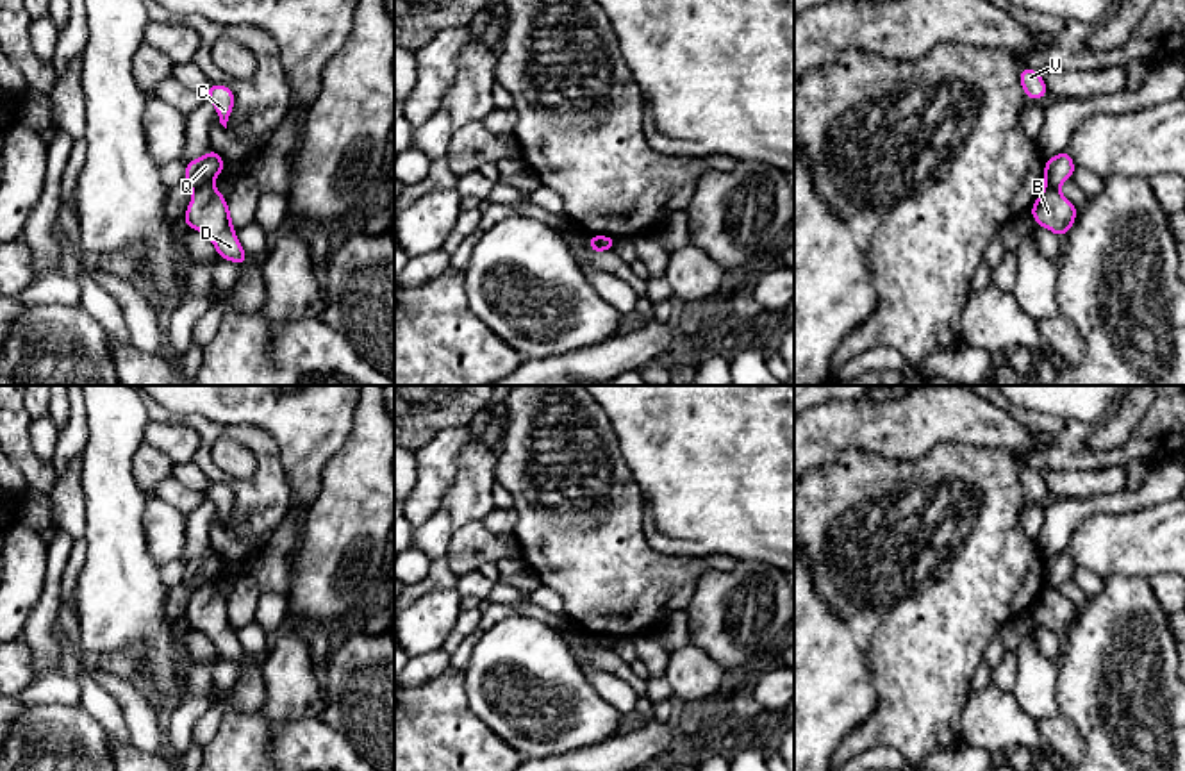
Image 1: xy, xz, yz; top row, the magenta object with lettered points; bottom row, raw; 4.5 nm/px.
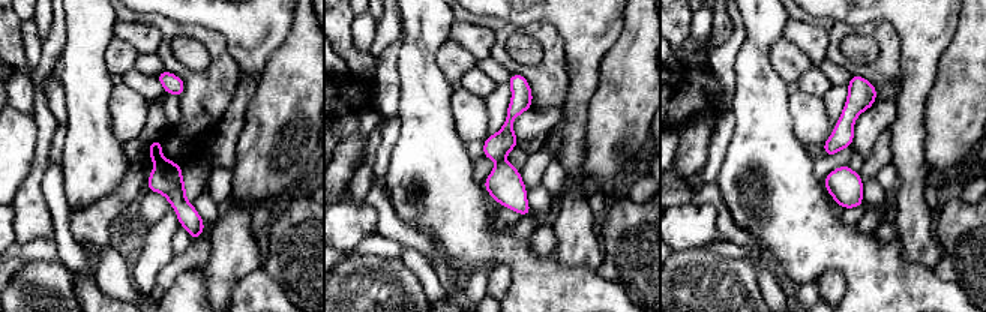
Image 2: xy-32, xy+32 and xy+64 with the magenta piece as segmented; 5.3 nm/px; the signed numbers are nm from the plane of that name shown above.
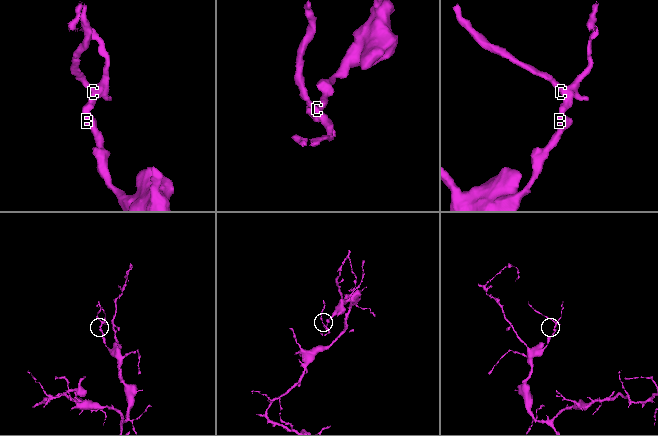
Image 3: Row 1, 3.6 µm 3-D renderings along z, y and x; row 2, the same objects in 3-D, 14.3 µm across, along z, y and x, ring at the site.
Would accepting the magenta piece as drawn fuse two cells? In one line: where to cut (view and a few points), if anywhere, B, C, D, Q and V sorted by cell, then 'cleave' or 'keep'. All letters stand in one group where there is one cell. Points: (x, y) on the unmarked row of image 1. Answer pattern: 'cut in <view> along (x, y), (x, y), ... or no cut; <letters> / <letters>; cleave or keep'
cut in xy along (211, 580), (193, 591); B D / C Q V; cleave

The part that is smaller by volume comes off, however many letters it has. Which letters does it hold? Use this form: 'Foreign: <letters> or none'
Foreign: C, Q, V

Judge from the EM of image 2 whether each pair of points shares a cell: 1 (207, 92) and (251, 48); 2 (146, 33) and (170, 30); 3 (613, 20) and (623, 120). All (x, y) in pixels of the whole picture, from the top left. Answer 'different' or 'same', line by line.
1: different
2: different
3: different

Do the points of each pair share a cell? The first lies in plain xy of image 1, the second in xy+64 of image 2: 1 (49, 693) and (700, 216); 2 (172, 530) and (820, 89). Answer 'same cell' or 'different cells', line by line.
1: different cells
2: different cells

